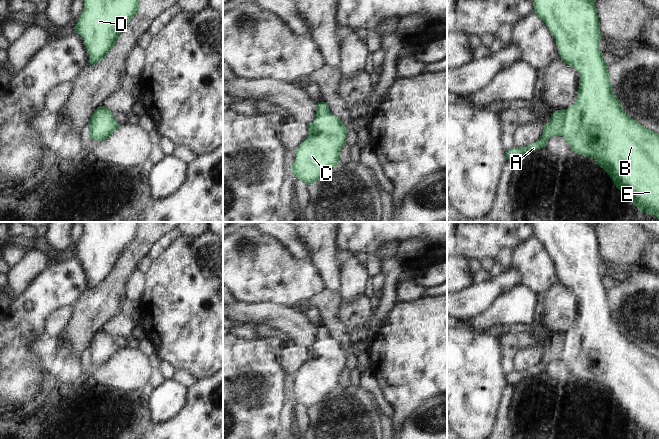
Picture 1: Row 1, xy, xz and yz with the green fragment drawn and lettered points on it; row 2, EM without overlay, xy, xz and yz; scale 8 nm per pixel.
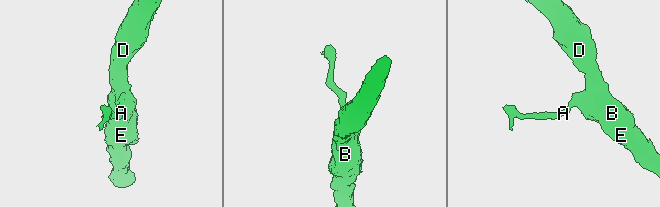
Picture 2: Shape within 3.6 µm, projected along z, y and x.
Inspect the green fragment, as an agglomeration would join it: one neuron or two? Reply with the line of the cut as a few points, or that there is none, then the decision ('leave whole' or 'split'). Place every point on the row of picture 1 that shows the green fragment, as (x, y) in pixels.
cut none; leave whole

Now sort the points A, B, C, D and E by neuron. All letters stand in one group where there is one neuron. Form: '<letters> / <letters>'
A B C D E

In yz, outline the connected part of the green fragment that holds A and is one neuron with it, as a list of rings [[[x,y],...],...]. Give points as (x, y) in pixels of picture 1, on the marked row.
[[[534,0],[534,2],[534,12],[546,23],[554,36],[561,60],[579,72],[579,89],[573,105],[567,110],[557,110],[551,113],[550,122],[544,125],[543,134],[538,141],[525,147],[513,147],[506,152],[506,159],[513,162],[526,153],[546,147],[546,143],[551,137],[563,136],[573,152],[594,158],[597,164],[608,173],[616,187],[640,211],[659,219],[659,134],[648,130],[631,118],[613,92],[608,66],[599,49],[601,33],[595,1]]]

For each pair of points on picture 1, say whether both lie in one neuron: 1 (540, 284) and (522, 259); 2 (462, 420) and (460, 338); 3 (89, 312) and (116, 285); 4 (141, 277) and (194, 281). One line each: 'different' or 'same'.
1: same
2: same
3: same
4: different

